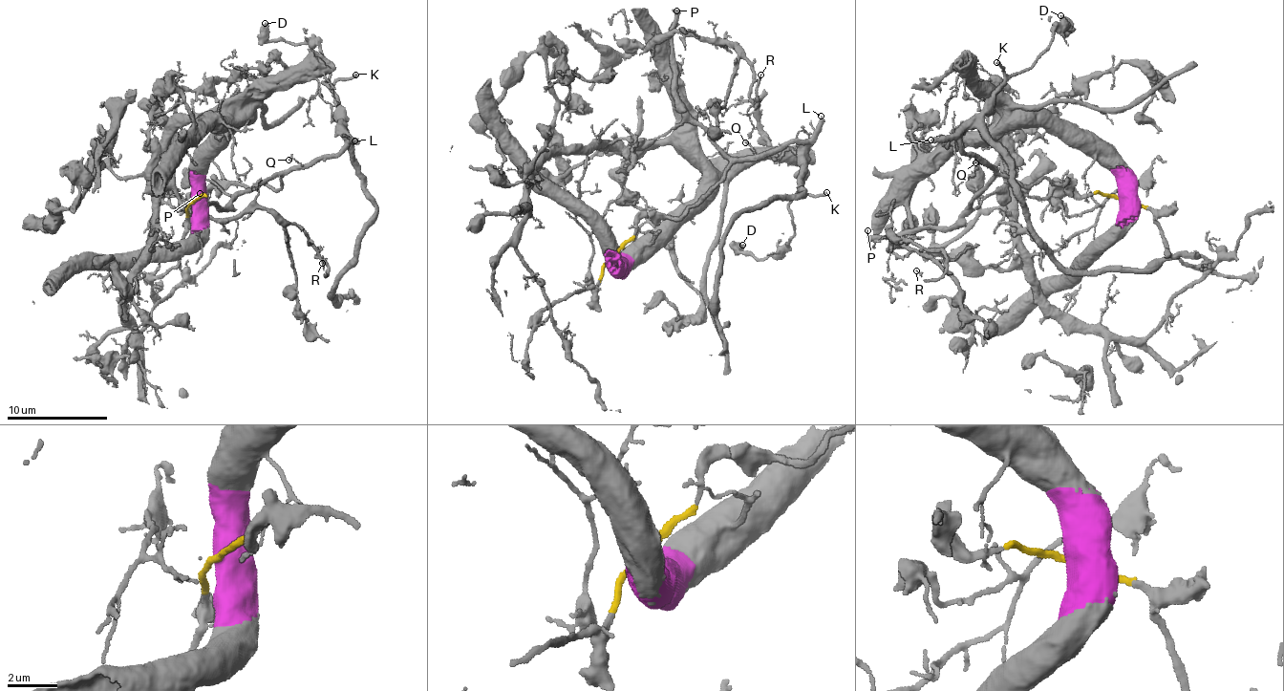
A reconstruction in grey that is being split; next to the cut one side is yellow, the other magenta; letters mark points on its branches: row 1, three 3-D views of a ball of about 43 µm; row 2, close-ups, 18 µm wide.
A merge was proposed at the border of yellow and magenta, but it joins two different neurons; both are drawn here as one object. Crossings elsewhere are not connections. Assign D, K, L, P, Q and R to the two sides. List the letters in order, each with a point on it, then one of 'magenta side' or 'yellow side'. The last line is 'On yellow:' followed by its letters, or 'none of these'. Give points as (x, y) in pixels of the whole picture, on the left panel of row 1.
D: place (265, 23); yellow side
K: place (355, 75); yellow side
L: place (354, 140); yellow side
P: place (200, 193); yellow side
Q: place (288, 160); yellow side
R: place (322, 263); magenta side
On yellow: D, K, L, P, Q

